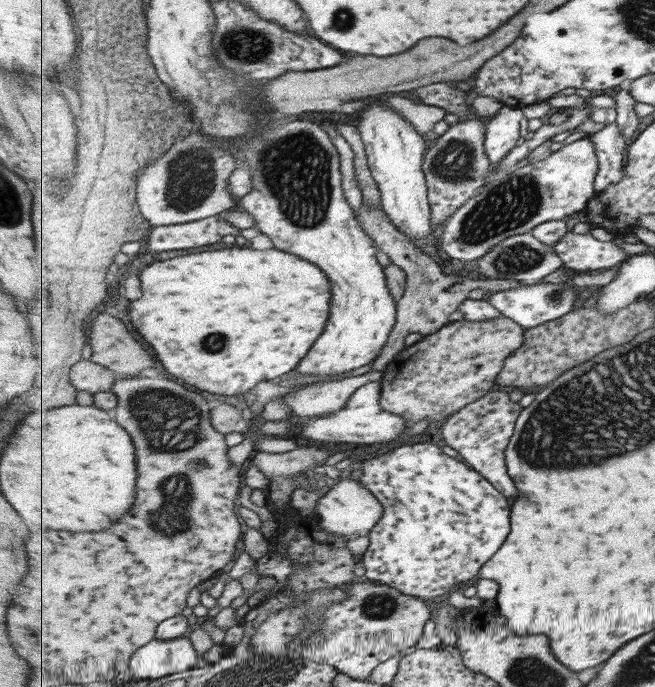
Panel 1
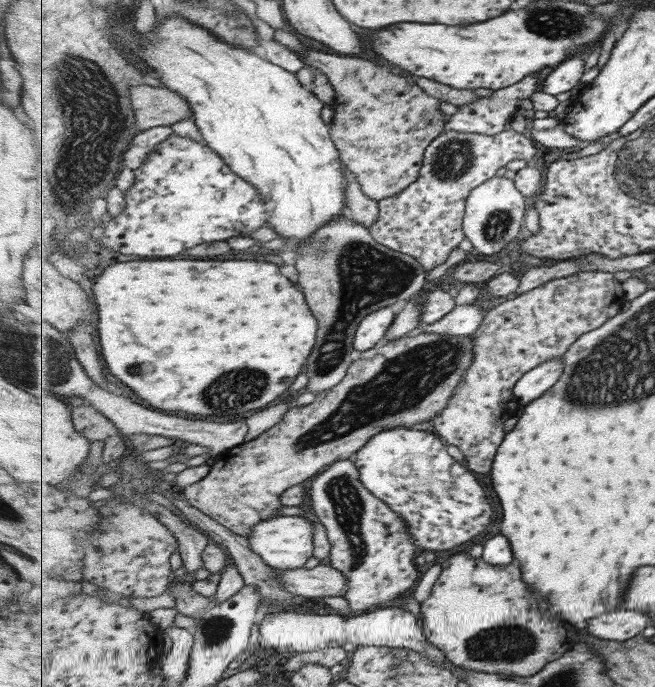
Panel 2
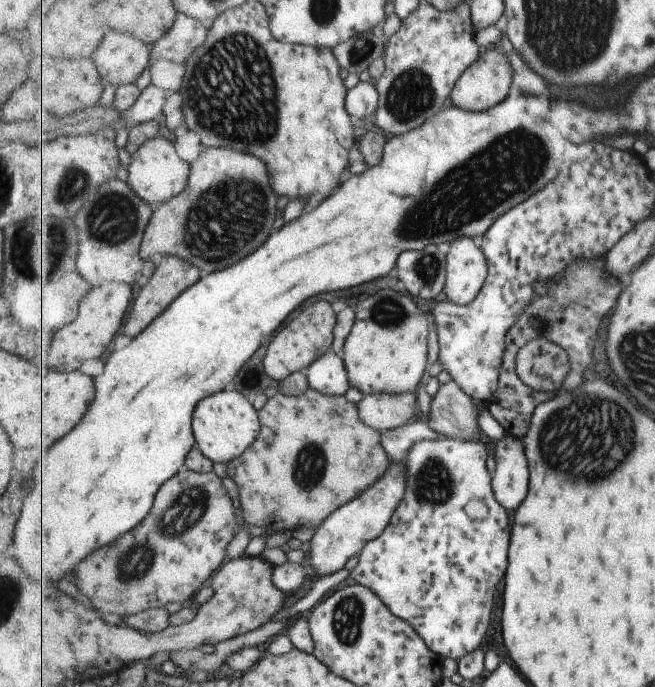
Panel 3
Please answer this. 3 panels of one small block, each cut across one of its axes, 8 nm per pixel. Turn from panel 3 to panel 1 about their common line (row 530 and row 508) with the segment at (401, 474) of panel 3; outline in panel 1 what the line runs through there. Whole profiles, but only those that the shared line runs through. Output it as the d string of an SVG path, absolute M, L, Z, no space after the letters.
M345 477L345 479L338 479L338 481L325 495L318 499L315 514L319 525L327 532L344 536L348 540L357 540L361 536L367 536L383 516L383 505L366 486L362 485L360 479L353 480L351 477Z

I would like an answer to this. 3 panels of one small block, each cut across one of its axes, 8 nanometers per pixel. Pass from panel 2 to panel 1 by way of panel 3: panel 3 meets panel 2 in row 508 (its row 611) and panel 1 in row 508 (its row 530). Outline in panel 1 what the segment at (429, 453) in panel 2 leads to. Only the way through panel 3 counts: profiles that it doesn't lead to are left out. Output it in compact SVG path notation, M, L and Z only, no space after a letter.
M421 442L421 444L401 445L397 450L389 451L374 459L369 459L359 464L362 468L360 482L366 486L378 499L379 503L384 507L383 516L379 519L374 529L367 534L368 546L363 552L361 562L365 570L364 576L370 582L383 583L396 589L399 589L403 594L416 596L423 599L425 602L435 602L437 598L445 596L447 592L452 592L459 588L459 584L473 580L480 573L483 564L491 560L491 556L503 546L503 542L507 540L509 532L511 532L511 504L509 498L505 494L501 494L490 480L487 480L478 470L471 468L468 464L459 462L456 457L447 456L439 446L429 444L429 442Z

